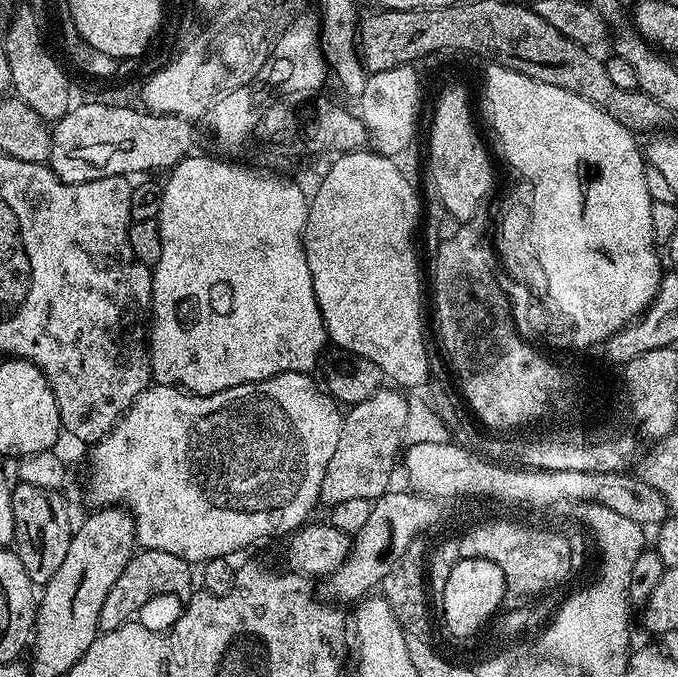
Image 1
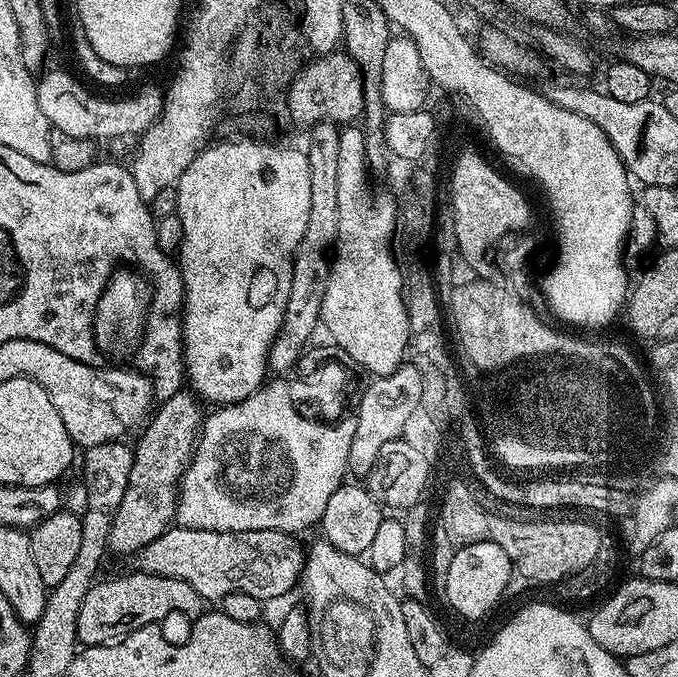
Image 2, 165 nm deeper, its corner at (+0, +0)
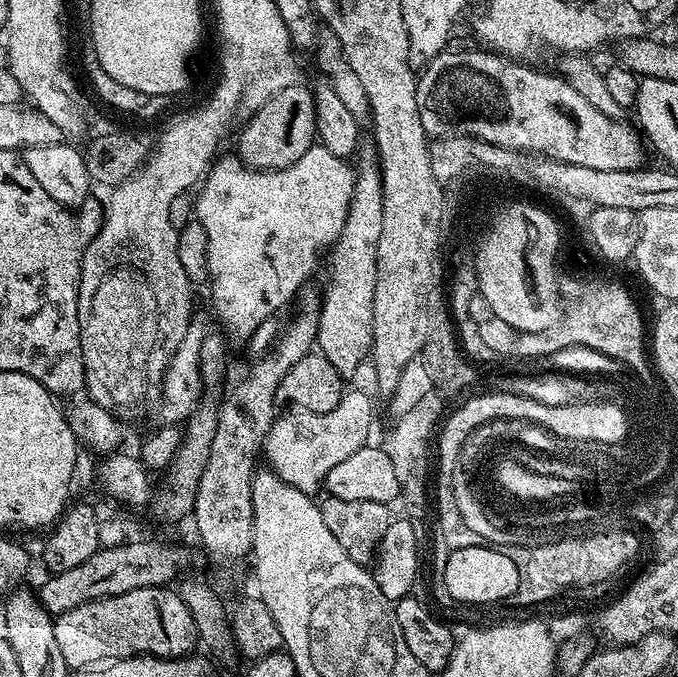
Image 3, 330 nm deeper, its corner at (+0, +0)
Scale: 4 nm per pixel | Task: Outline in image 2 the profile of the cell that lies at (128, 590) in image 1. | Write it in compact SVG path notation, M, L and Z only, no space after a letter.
M132 570L129 576L102 580L93 583L86 598L82 598L82 610L78 610L76 638L84 646L111 644L142 626L159 625L160 620L166 619L171 612L181 612L187 618L195 618L203 616L206 611L206 602L198 590L178 578Z

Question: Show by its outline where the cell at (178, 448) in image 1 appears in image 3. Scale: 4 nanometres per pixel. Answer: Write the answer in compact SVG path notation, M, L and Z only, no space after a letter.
M345 391L338 406L329 413L310 413L299 410L288 410L288 413L277 415L276 421L268 432L264 442L263 455L268 455L271 471L277 472L288 484L309 494L316 494L324 488L324 479L338 466L338 462L350 458L354 450L365 447L369 443L368 431L372 428L372 400L364 392Z

